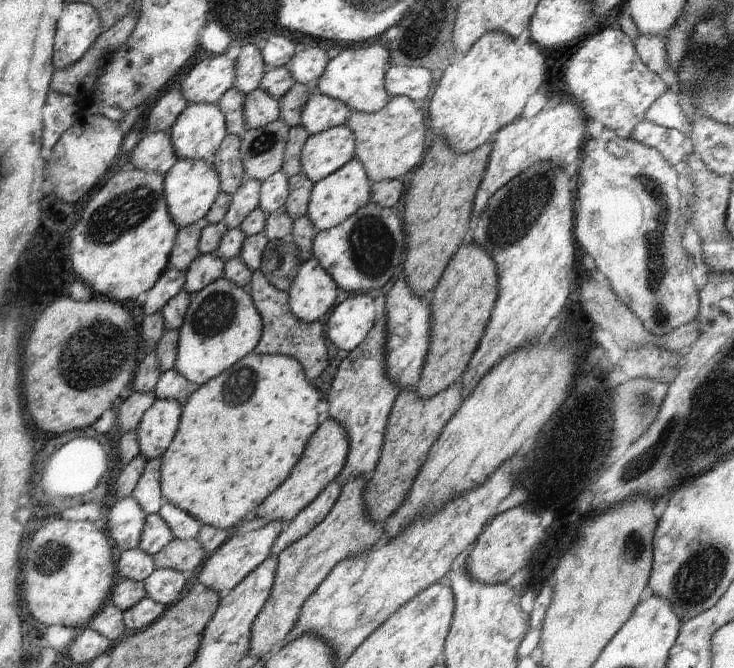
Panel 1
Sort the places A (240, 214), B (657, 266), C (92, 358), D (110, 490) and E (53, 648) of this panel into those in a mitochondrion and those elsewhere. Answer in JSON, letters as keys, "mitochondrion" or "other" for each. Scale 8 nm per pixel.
{"A":"other","B":"mitochondrion","C":"mitochondrion","D":"other","E":"other"}

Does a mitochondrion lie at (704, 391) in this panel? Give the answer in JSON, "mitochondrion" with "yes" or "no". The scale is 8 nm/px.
{"mitochondrion":"yes"}

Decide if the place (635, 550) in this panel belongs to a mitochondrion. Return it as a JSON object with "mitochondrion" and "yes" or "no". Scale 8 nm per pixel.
{"mitochondrion":"yes"}

